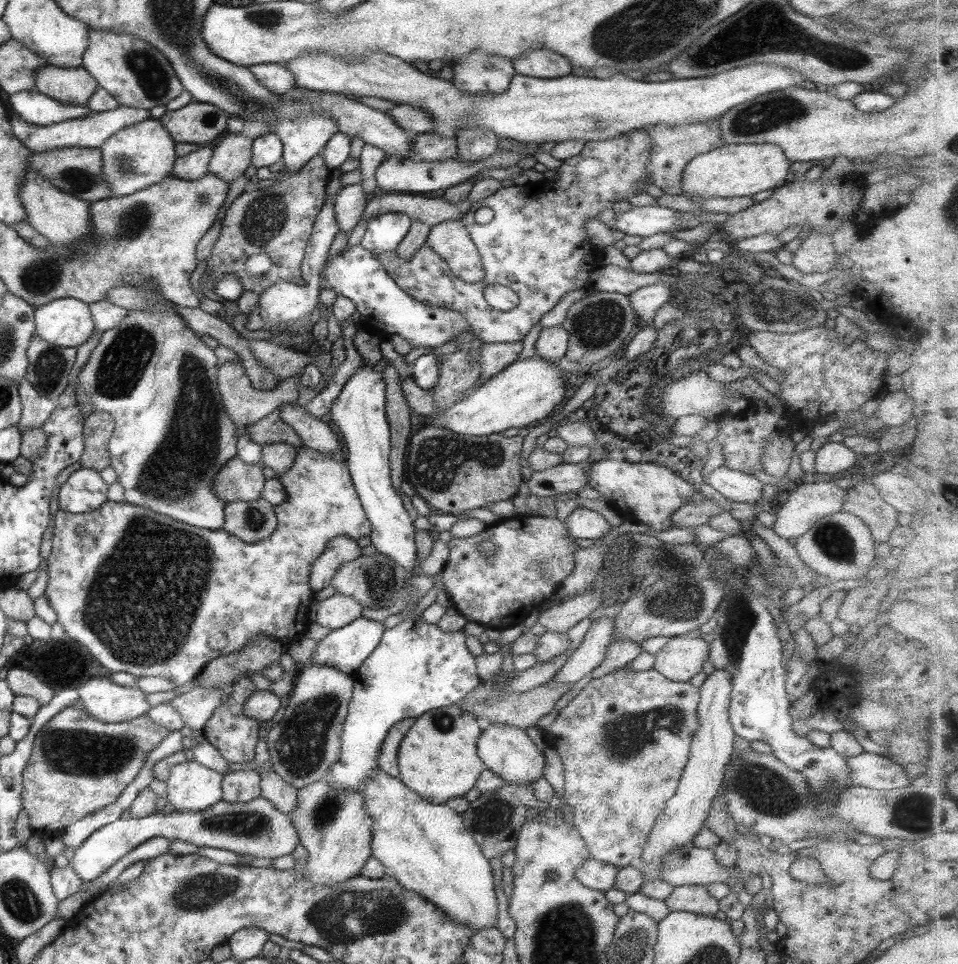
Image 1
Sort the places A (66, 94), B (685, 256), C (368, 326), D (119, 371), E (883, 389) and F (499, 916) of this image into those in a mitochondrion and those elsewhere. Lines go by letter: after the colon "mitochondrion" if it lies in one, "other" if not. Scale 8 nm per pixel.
A: other
B: other
C: other
D: mitochondrion
E: other
F: other

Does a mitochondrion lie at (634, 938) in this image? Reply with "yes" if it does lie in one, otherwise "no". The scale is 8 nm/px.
yes

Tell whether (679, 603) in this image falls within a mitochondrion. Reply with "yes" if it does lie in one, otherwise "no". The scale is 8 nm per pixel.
yes

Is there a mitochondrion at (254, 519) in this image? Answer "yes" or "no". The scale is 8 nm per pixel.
yes

